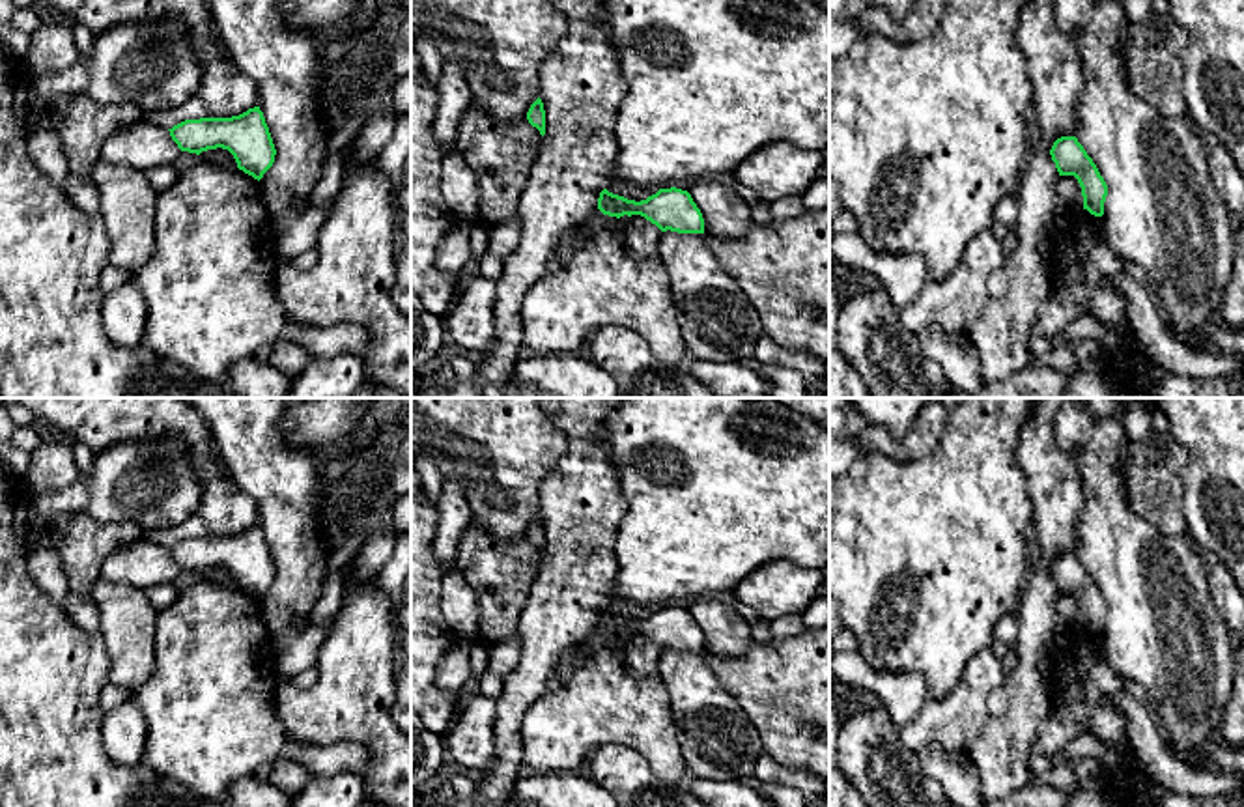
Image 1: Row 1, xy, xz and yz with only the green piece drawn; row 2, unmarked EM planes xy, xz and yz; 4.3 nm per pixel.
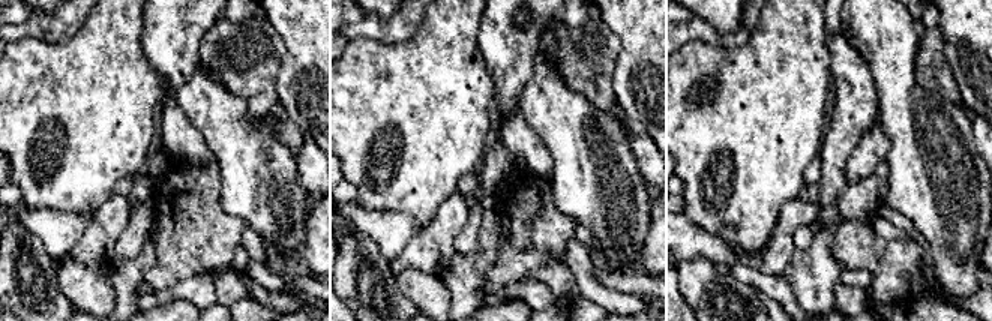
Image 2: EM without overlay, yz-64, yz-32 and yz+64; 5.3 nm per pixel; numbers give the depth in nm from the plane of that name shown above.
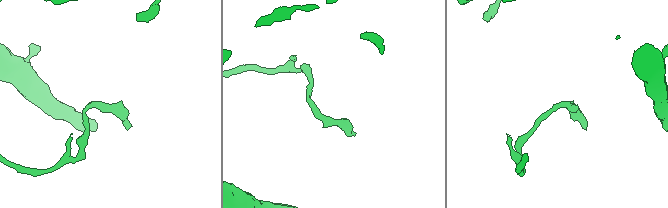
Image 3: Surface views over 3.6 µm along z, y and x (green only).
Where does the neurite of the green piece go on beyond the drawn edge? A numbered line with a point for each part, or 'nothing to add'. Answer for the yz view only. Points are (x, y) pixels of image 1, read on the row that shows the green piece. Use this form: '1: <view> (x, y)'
nothing to add

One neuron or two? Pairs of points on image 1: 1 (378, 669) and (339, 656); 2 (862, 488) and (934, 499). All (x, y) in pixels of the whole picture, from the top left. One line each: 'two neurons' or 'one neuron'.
1: one neuron
2: one neuron

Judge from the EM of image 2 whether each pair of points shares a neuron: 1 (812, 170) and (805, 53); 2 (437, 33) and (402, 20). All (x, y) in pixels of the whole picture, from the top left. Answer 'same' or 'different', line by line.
1: different
2: different

